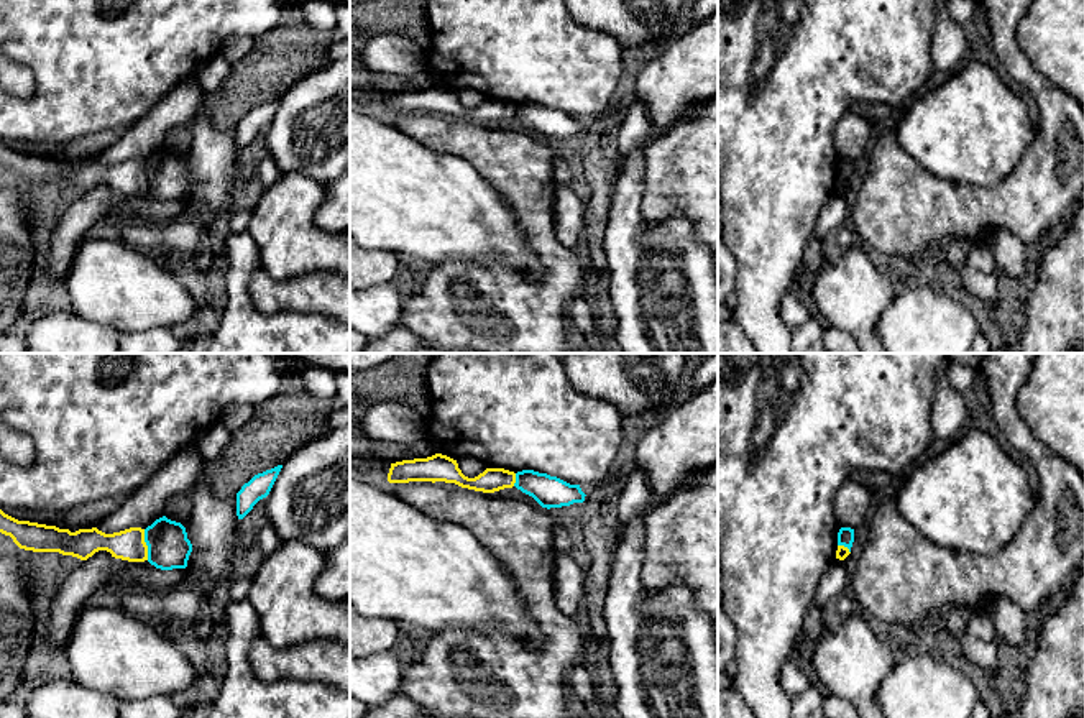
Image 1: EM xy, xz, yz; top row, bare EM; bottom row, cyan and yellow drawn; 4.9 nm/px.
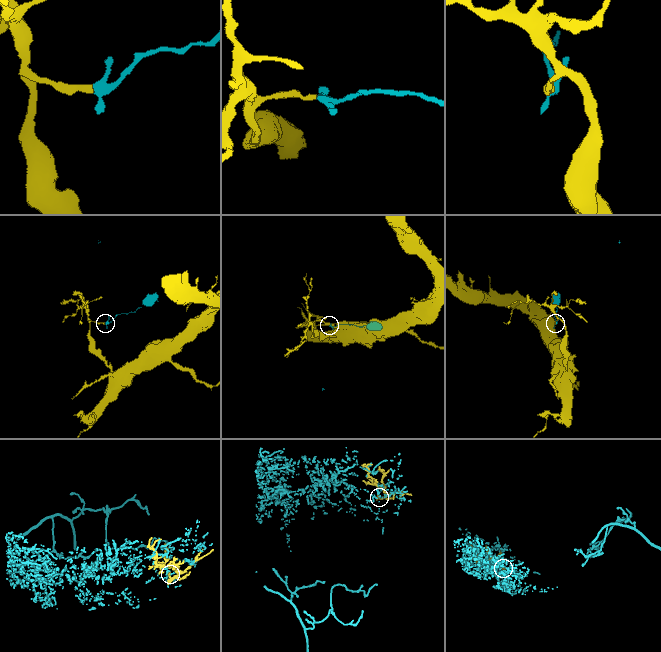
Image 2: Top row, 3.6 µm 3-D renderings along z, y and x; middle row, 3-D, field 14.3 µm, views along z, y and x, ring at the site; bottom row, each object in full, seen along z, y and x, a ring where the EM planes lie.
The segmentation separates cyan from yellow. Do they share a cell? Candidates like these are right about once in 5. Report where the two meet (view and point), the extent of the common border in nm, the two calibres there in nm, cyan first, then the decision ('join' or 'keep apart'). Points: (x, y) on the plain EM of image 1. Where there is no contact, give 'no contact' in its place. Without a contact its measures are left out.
xy (146, 176) | 150 nm | 200/150 nm | keep apart

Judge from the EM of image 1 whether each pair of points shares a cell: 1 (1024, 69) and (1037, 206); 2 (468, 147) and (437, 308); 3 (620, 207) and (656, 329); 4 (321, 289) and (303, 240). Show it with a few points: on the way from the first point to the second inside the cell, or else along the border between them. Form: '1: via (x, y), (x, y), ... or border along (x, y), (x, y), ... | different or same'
1: via (1051, 104), (1051, 171) | same
2: via (532, 202), (551, 280), (528, 303), (501, 303) | same
3: via (628, 237), (656, 271), (656, 299) | same
4: border along (332, 271), (307, 271), (276, 281) | different

